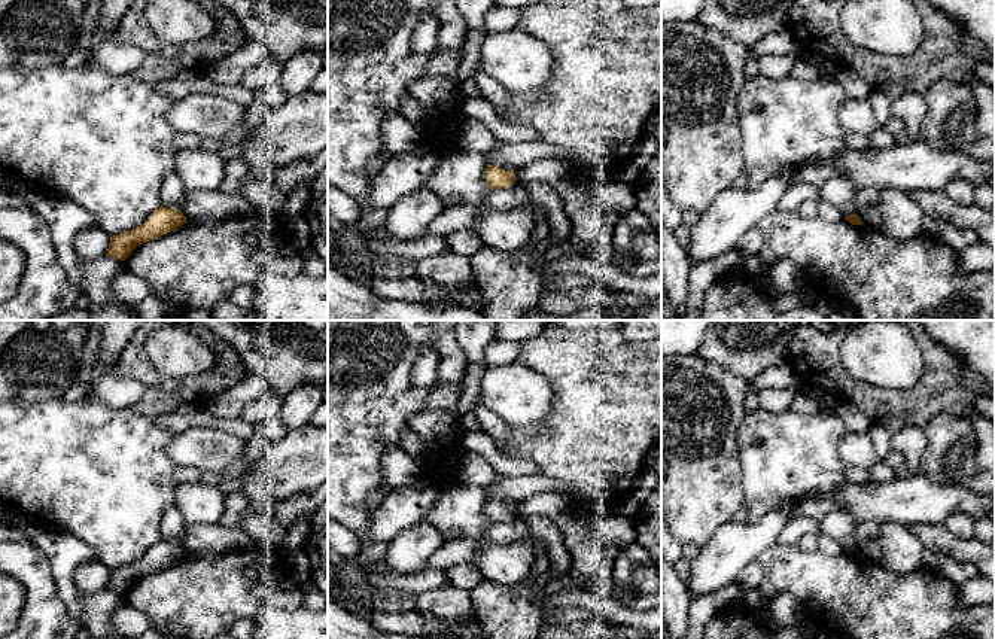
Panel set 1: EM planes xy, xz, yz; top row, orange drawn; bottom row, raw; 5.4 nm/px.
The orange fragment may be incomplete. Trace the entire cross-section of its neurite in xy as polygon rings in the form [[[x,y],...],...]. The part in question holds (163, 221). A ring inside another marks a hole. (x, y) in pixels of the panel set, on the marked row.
[[[161,206],[140,226],[112,235],[106,258],[125,261],[137,246],[165,235],[186,222],[179,209]]]

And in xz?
[[[487,165],[486,183],[489,185],[490,191],[508,188],[515,182],[514,170],[505,171],[496,165]]]

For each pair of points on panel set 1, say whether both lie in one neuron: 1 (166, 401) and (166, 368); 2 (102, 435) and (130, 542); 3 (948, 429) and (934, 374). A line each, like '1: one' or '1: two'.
1: two
2: one
3: two

